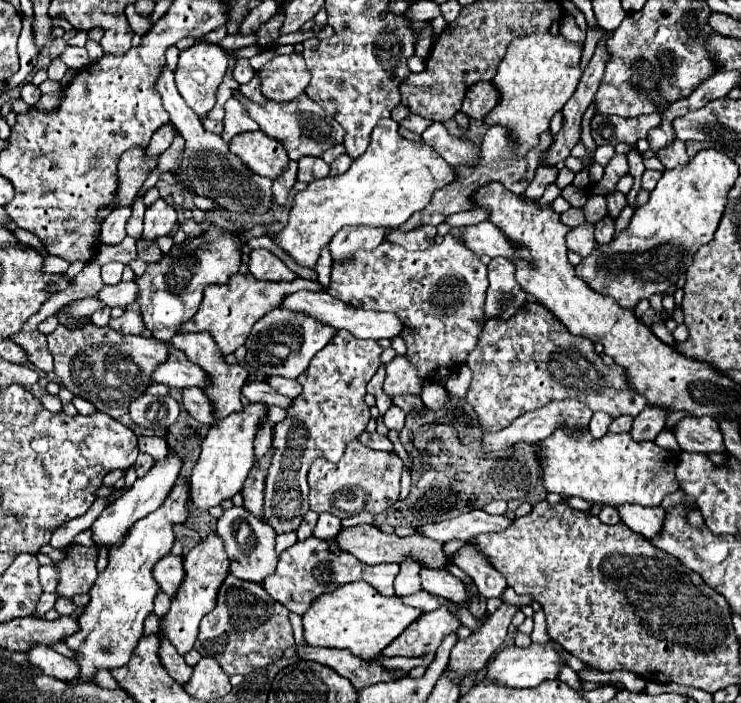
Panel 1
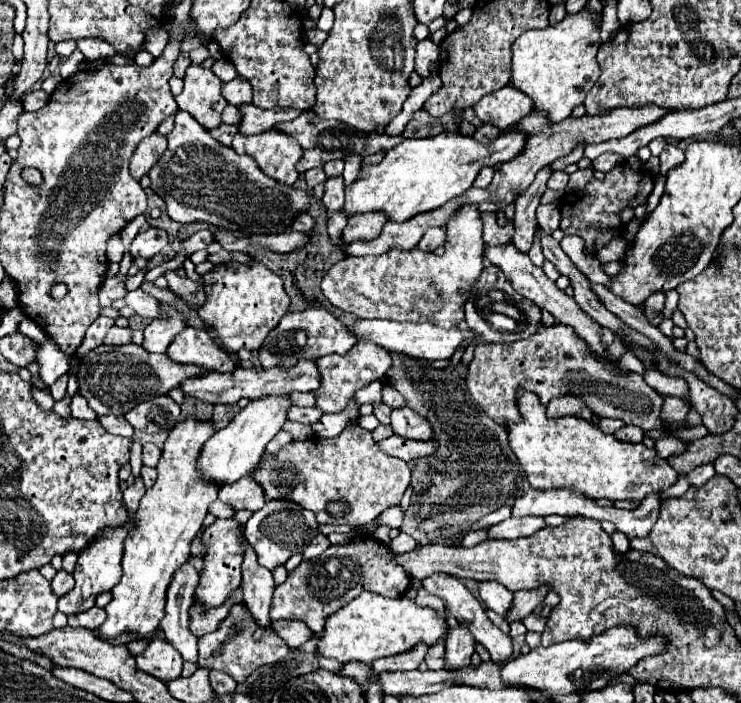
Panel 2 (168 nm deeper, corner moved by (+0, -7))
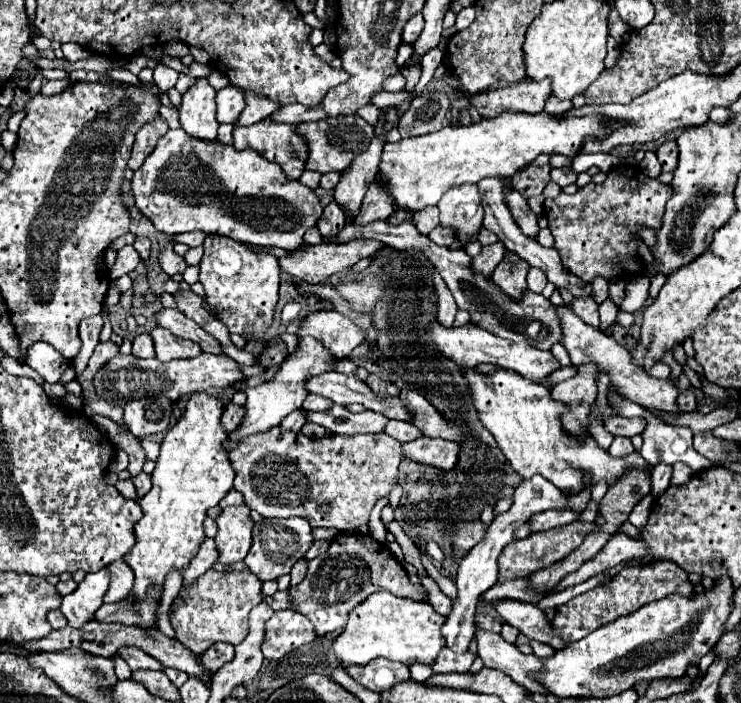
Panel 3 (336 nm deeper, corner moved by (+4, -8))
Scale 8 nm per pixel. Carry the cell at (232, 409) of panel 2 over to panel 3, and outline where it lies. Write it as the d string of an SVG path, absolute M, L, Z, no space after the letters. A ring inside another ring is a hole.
M227 403L223 417L221 417L221 425L225 427L227 433L233 433L241 425L243 417L245 417L245 407L239 407L235 403Z

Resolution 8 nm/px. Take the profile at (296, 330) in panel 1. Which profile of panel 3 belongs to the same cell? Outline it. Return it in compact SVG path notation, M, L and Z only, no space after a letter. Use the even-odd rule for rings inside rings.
M337 311L309 313L303 319L303 327L297 335L313 335L315 339L321 339L325 347L329 347L329 351L333 351L333 355L339 359L349 357L355 347L367 341L367 333L359 329L347 315Z

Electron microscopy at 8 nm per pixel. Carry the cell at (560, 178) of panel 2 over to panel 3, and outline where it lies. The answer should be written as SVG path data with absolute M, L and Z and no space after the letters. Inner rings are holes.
M561 167L561 169L551 169L551 181L555 181L559 187L567 187L577 181L577 173L571 167Z

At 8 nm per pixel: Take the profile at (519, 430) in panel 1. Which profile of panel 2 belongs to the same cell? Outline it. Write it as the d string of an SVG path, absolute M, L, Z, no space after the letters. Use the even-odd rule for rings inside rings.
M577 396L553 398L547 404L547 418L559 420L559 418L565 418L565 416L579 416L583 420L593 420L593 412L585 406L585 402L581 402L581 398L577 398Z

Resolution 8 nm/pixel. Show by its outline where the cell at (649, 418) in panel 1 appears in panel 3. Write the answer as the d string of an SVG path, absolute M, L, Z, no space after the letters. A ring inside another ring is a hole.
M681 391L677 397L677 403L681 403L681 411L695 411L697 407L695 391Z

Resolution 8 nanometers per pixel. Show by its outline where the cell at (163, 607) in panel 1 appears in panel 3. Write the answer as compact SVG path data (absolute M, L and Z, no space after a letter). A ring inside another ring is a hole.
M121 647L117 651L117 655L125 659L125 663L131 667L131 671L137 671L137 669L163 669L161 663L157 663L157 659L153 659L151 655L145 655L145 651L141 651L137 647Z

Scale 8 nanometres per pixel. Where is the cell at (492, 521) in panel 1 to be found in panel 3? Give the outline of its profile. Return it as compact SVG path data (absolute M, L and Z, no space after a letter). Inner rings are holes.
M549 509L533 515L531 519L533 519L533 533L537 533L537 531L545 531L545 529L553 529L577 521L579 513L573 509Z

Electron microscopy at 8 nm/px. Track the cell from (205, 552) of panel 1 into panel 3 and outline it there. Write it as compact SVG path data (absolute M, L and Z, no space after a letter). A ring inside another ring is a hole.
M247 505L239 507L225 507L223 513L217 517L219 533L215 537L219 549L219 563L235 563L243 561L251 547L251 531L253 519L251 509Z

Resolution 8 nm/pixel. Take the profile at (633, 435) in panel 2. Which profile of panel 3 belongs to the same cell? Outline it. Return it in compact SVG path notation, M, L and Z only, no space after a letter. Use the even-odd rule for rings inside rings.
M615 437L613 439L613 443L611 443L611 447L609 447L609 455L611 457L627 457L627 455L631 455L635 449L633 449L633 445L631 445L631 439L625 439L625 437Z

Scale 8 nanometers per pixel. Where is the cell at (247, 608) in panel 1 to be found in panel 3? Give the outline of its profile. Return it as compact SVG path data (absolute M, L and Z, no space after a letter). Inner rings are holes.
M217 643L213 647L209 647L209 651L205 651L205 655L201 657L201 663L205 665L205 669L209 669L211 673L221 669L225 663L229 663L235 655L233 645L229 643Z

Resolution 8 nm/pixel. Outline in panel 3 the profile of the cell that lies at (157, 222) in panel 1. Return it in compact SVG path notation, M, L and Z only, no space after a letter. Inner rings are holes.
M127 245L127 247L119 249L119 251L117 251L117 261L115 261L115 265L111 267L111 271L109 271L111 279L117 279L117 277L131 273L131 271L137 267L139 261L141 261L141 257L139 257L139 253L133 249L133 245Z

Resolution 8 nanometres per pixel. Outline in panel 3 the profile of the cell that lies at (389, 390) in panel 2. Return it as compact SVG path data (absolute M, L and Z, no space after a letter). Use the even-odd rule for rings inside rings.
M369 375L369 377L365 379L365 383L373 389L375 395L399 395L399 389L397 389L395 383L383 381L383 379L379 379L377 375Z

